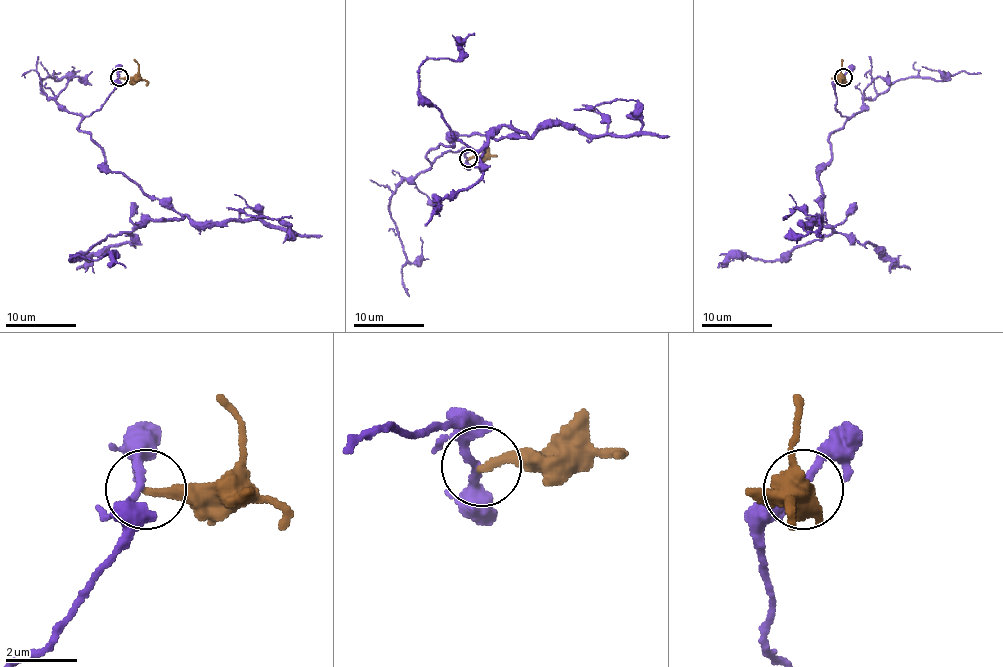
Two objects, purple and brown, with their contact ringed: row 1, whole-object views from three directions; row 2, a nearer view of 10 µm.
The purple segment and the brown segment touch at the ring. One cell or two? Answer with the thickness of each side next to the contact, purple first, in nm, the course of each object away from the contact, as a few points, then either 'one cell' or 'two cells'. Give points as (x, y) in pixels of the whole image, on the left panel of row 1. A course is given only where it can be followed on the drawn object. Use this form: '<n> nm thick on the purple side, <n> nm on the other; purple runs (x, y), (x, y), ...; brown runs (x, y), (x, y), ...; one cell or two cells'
220 nm thick on the purple side, 240 nm on the other; purple runs (118, 77), (77, 128), (111, 171), (182, 217), (146, 220), (70, 259), (111, 255), (125, 268); brown runs (120, 77), (132, 77), (137, 72), (134, 59); two cells

